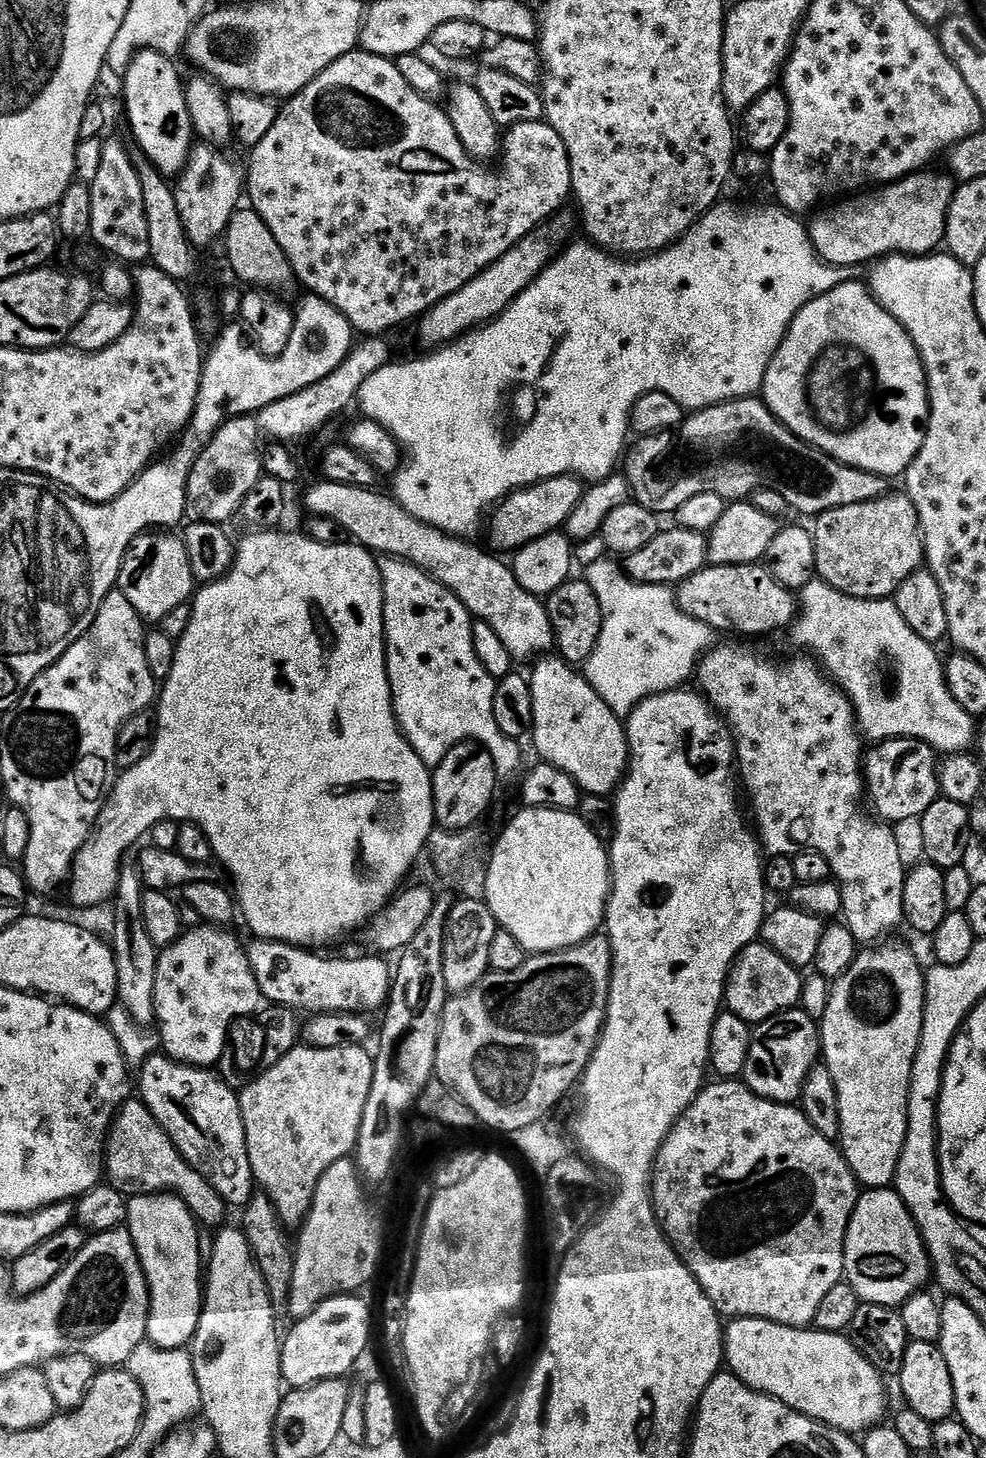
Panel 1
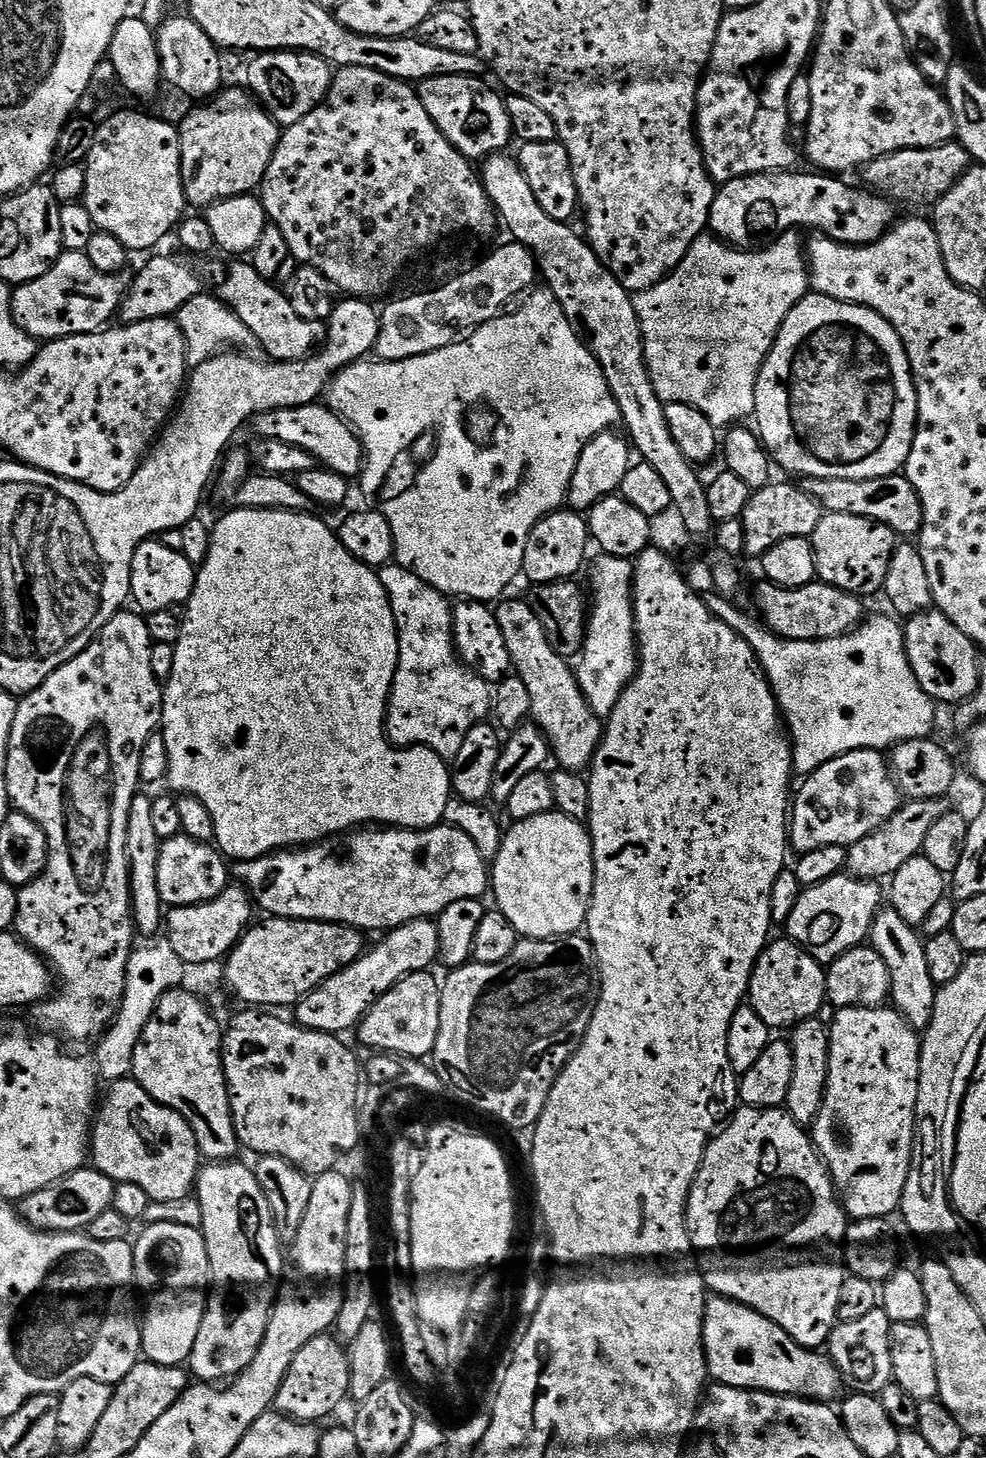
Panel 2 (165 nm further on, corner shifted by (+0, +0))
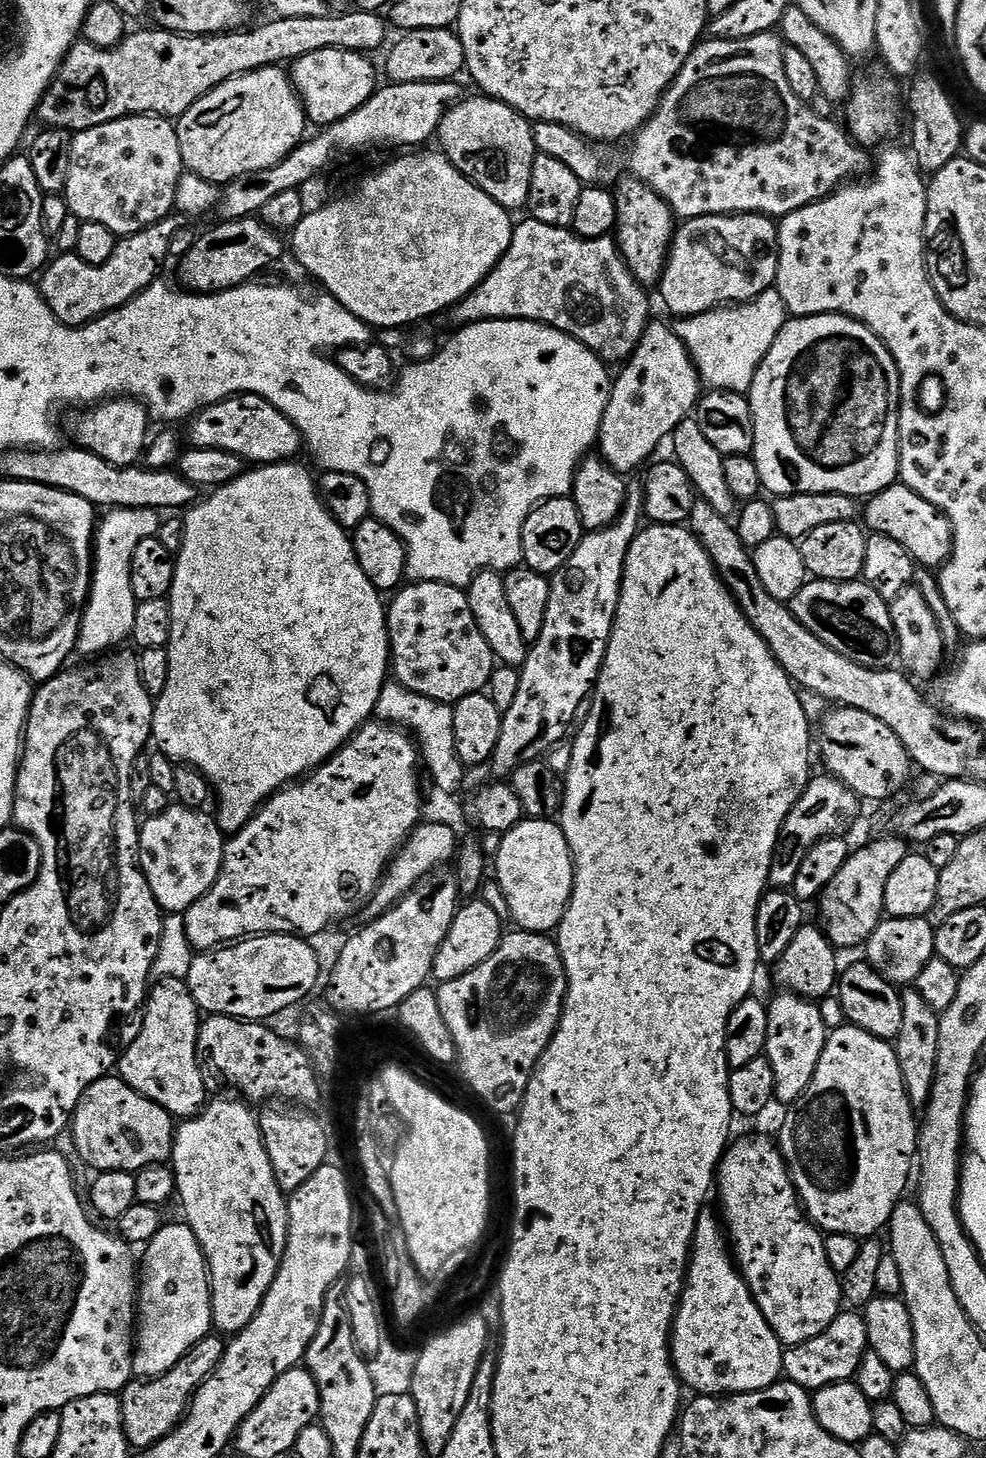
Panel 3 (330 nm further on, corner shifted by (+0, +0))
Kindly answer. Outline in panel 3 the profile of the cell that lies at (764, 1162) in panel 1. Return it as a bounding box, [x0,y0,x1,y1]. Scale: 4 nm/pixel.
[718,1136,842,1345]

